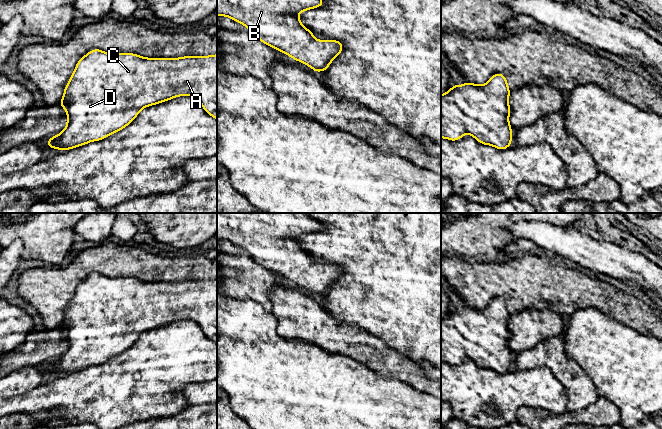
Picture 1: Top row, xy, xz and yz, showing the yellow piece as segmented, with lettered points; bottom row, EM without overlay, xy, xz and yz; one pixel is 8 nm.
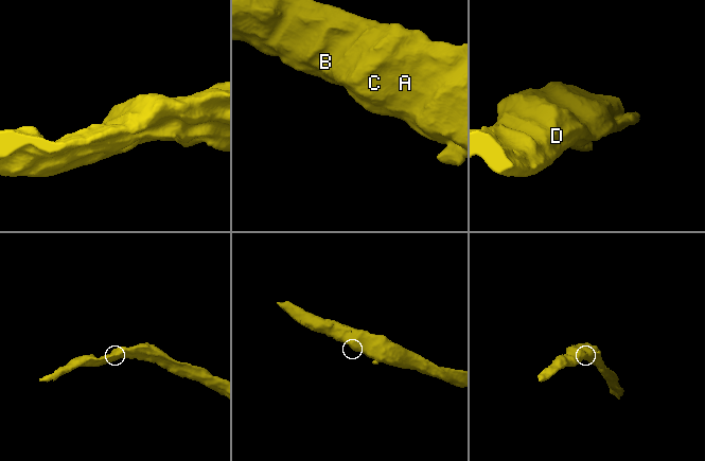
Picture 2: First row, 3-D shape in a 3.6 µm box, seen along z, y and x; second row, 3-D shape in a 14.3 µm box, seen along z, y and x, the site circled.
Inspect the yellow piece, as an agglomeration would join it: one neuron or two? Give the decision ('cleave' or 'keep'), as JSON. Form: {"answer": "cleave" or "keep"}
{"answer": "keep"}

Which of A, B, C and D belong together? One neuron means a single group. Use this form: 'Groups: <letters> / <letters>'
Groups: A B C D

